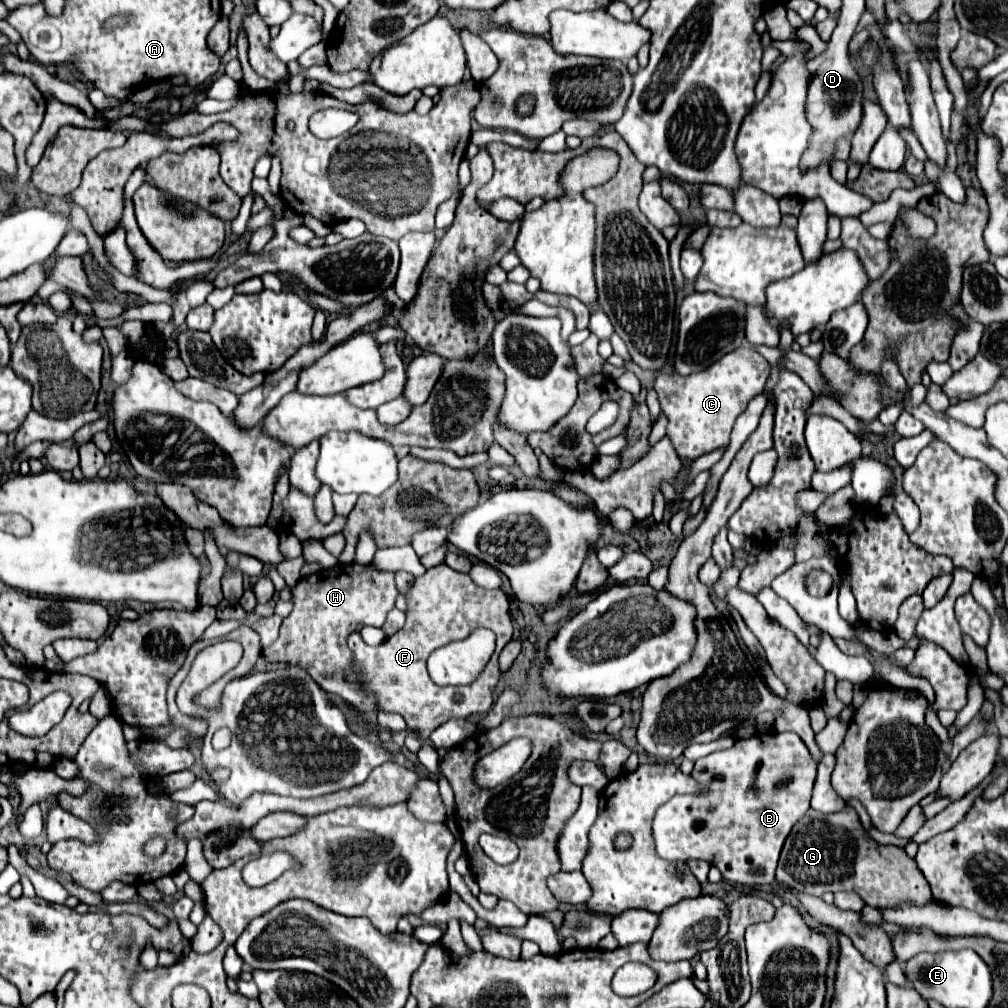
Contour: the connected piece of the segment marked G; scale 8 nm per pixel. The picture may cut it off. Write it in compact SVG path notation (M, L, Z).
M853 807L837 813L819 813L809 809L791 829L777 865L777 881L787 887L821 897L825 891L855 891L867 905L887 909L909 901L917 907L931 901L931 889L903 847L875 843L859 823Z

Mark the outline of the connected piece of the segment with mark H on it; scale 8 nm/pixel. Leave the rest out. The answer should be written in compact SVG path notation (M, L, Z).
M335 565L333 569L321 569L313 575L303 577L295 587L293 587L293 611L289 617L283 619L279 639L271 643L269 647L263 649L263 659L269 663L289 663L305 669L311 679L315 679L325 691L353 703L357 709L371 709L375 701L371 701L369 693L363 693L363 687L359 685L359 675L351 669L351 651L347 647L347 637L353 631L361 631L363 627L381 627L385 623L387 613L395 607L397 599L397 587L395 587L395 577L393 573L385 573L375 569L373 565Z

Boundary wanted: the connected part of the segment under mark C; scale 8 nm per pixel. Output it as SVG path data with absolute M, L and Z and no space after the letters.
M739 347L723 355L709 369L691 373L689 377L661 371L653 383L653 389L659 393L661 409L669 419L667 435L679 457L693 461L719 447L727 447L735 419L745 411L747 403L763 391L769 371L771 365L767 365L765 357L751 347Z

